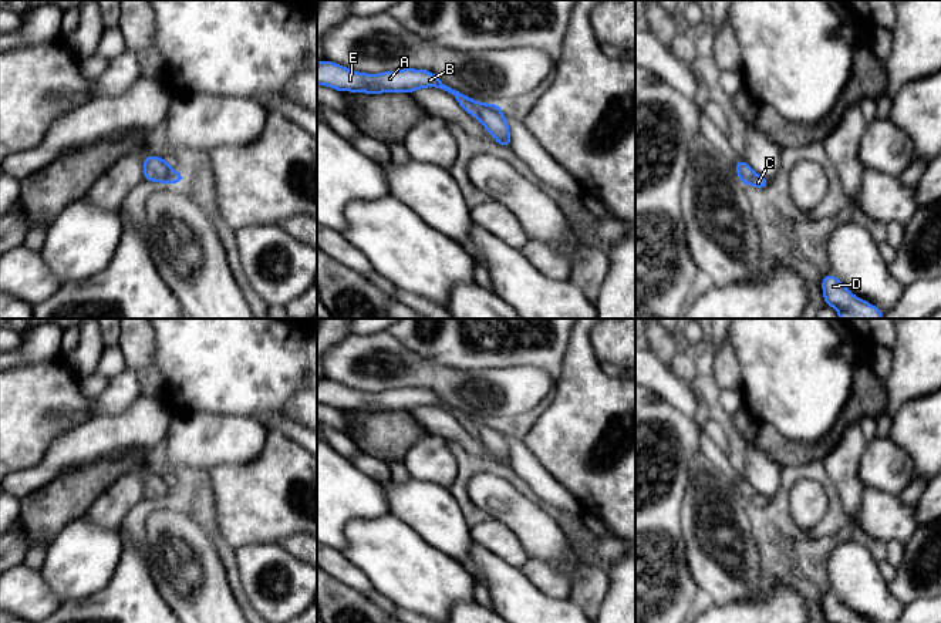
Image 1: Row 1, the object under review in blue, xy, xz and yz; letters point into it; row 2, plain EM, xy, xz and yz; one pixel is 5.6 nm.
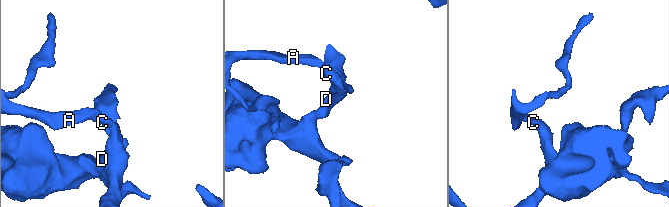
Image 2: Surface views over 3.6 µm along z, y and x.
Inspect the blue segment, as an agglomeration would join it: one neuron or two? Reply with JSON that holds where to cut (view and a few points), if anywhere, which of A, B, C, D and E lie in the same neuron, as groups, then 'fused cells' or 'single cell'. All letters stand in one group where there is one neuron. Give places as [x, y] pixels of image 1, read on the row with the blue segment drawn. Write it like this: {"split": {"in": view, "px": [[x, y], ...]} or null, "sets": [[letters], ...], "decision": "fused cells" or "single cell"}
{"split": null, "sets": [["A", "B", "C", "D", "E"]], "decision": "single cell"}

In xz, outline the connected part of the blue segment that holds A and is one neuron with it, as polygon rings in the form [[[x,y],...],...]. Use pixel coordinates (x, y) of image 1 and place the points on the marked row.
[[[323,60],[317,63],[317,84],[331,87],[341,92],[353,91],[367,94],[411,94],[418,88],[436,87],[451,92],[468,114],[483,124],[485,129],[499,145],[510,148],[510,131],[503,117],[502,105],[473,101],[445,85],[434,73],[426,70],[404,68],[398,71],[384,71],[381,74],[364,74]]]

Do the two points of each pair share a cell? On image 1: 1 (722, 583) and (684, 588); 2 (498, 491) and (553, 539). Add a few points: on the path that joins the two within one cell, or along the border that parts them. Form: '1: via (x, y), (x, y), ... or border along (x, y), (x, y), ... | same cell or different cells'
1: border along (687, 554), (687, 568), (698, 588) | different cells
2: via (512, 505), (539, 532) | same cell

